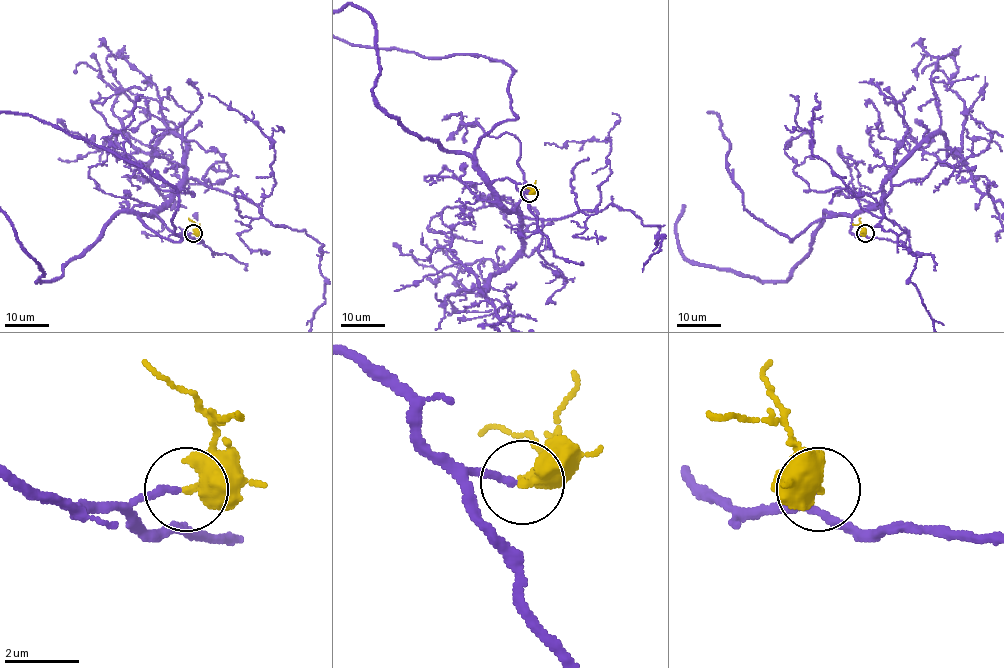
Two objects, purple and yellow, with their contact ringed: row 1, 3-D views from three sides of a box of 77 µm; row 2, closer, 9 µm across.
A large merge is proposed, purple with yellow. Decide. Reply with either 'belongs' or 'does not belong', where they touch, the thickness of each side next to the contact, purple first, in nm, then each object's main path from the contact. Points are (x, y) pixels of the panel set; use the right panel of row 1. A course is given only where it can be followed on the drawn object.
belongs; place (865, 233); calibres 180 and 480 nm; course yellow (866, 233), (860, 218)

